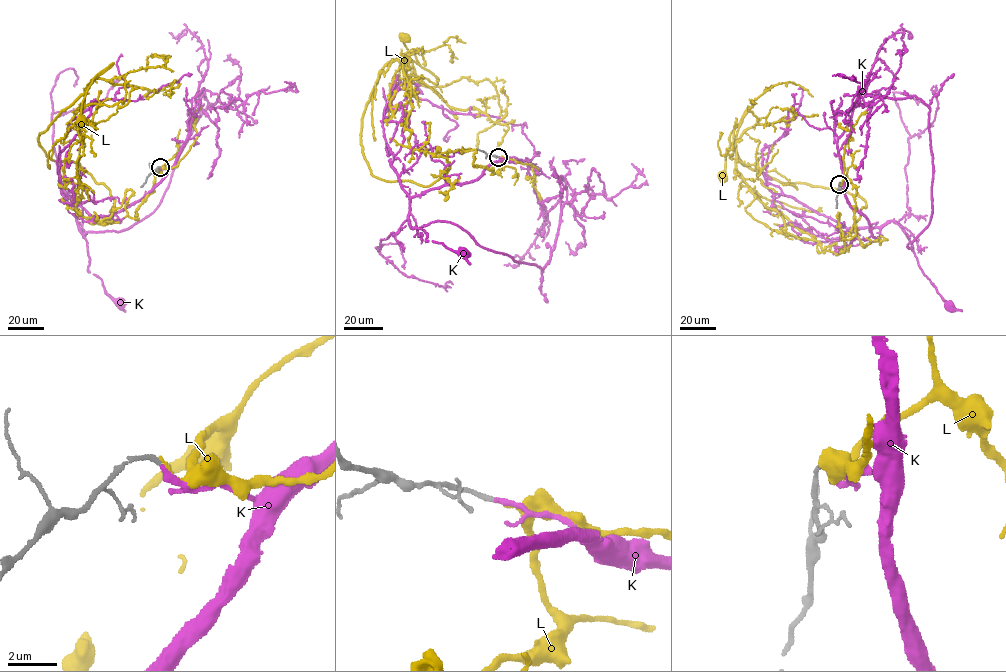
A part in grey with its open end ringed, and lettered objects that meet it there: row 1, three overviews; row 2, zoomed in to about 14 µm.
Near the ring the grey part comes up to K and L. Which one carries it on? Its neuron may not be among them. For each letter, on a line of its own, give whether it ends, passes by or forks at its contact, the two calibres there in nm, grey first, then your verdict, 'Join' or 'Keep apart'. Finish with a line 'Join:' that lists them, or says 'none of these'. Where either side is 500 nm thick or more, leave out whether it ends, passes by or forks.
K: It ends there. Thickness 200 nm (grey) against 240 nm. Join
L: It ends there. Thickness 200 nm (grey) against 130 nm. Keep apart
Join: K

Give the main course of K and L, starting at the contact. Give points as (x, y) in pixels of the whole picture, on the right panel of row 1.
K: (839, 184), (873, 237), (889, 221), (901, 227), (922, 273), (949, 305)
L: (839, 184), (855, 235), (838, 213), (845, 249), (822, 250), (747, 212), (740, 123), (723, 177)

